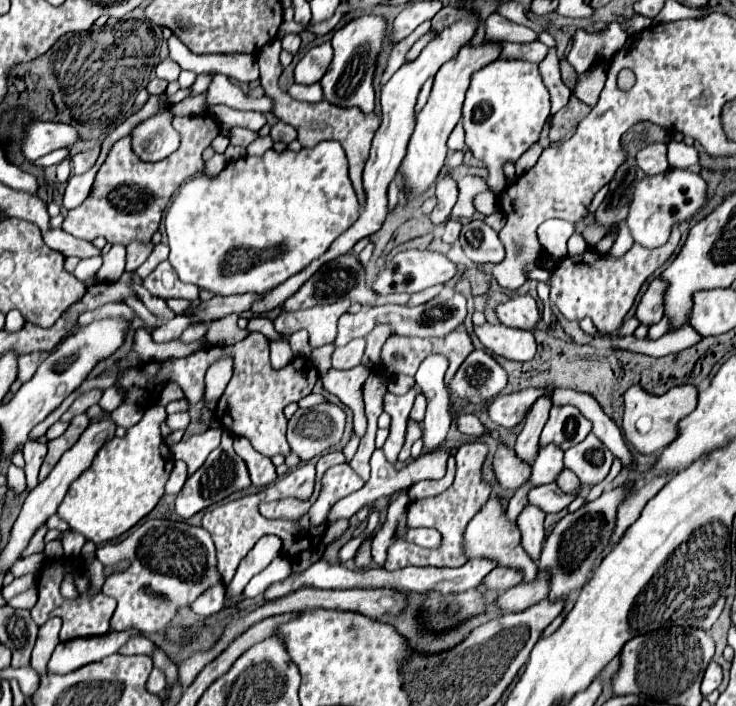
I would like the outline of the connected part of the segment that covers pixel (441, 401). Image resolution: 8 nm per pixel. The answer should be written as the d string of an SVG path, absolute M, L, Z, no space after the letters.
M429 355L415 373L415 381L427 399L427 415L423 421L423 441L427 451L441 445L451 427L449 391L443 381L447 368L448 361L443 355Z

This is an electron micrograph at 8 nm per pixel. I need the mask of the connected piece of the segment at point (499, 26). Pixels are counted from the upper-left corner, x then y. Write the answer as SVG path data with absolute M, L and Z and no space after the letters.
M493 13L485 21L485 37L487 41L515 41L515 43L531 43L537 39L537 33L525 25L517 25L505 19L499 13Z

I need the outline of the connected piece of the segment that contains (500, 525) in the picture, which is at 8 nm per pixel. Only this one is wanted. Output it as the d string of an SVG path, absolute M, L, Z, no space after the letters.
M489 497L487 503L481 507L481 511L469 521L469 525L465 529L465 553L467 553L469 559L487 557L487 559L495 559L501 567L521 569L525 573L525 581L529 581L529 579L533 579L537 575L537 565L523 551L517 525L507 519L501 501L495 499L495 497Z

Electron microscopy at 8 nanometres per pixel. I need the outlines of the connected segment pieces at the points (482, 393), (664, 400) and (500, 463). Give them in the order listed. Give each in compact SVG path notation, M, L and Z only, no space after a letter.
M471 351L469 357L457 369L457 373L451 379L449 387L451 387L455 397L467 399L469 403L483 403L483 401L493 399L495 395L499 395L505 385L507 385L507 373L503 371L503 367L497 365L495 359L489 353L485 353L485 351Z
M679 385L669 389L665 395L649 395L641 387L631 387L625 391L625 415L623 415L623 433L625 439L643 455L657 453L671 439L675 439L677 425L683 417L687 417L697 407L697 387L695 385Z
M499 445L493 465L501 487L507 491L517 491L531 475L531 467L527 467L521 459L517 459L515 451L507 449L505 445Z

